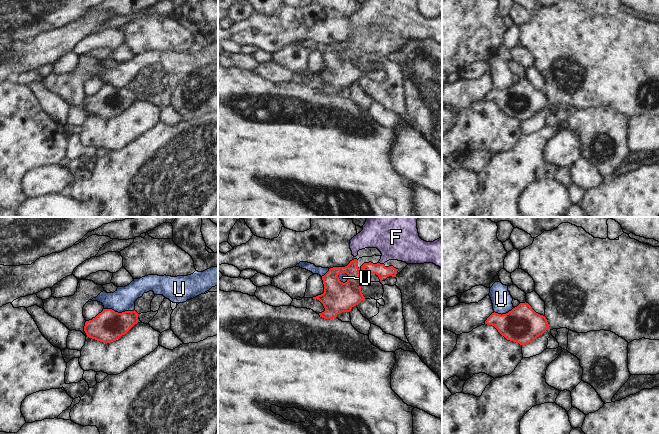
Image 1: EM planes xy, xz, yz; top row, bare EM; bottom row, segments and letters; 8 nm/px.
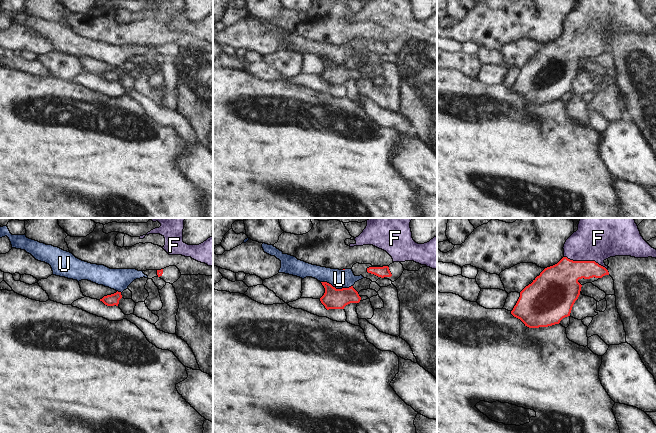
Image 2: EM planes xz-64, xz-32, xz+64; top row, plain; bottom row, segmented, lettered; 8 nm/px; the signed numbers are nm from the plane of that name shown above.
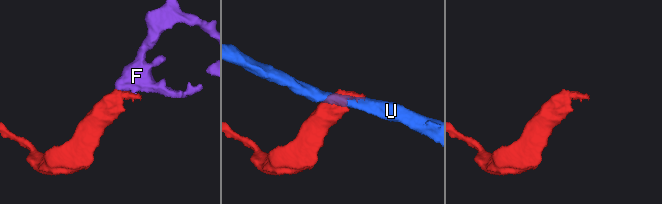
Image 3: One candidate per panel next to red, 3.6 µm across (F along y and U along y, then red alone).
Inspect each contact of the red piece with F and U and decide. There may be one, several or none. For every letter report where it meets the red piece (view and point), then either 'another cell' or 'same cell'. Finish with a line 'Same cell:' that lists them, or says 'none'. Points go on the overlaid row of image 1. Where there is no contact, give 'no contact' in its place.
F: xz (381, 264) | same cell
U: xy (119, 313) | another cell
Same cell: F

